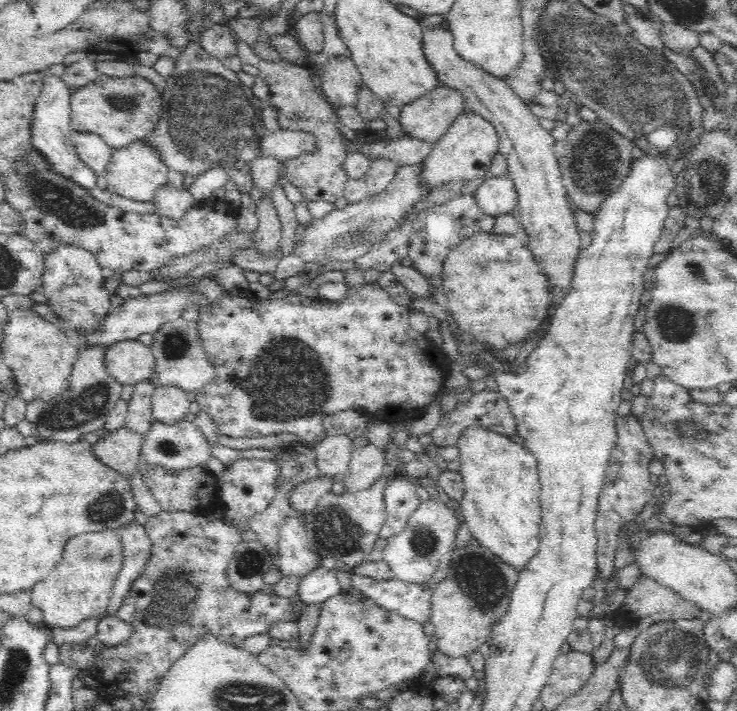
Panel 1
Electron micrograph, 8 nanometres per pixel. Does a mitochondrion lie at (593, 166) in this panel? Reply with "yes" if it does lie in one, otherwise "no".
yes

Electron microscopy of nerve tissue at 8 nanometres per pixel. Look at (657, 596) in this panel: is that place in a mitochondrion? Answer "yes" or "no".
no

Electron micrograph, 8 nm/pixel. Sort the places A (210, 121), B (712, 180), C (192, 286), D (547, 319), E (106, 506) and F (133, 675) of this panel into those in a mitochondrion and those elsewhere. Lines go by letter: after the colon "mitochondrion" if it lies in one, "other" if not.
A: mitochondrion
B: mitochondrion
C: other
D: other
E: mitochondrion
F: other

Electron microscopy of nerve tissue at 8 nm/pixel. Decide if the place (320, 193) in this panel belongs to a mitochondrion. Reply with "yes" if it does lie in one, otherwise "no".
no

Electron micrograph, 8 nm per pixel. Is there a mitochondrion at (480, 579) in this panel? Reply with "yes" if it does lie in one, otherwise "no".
yes

